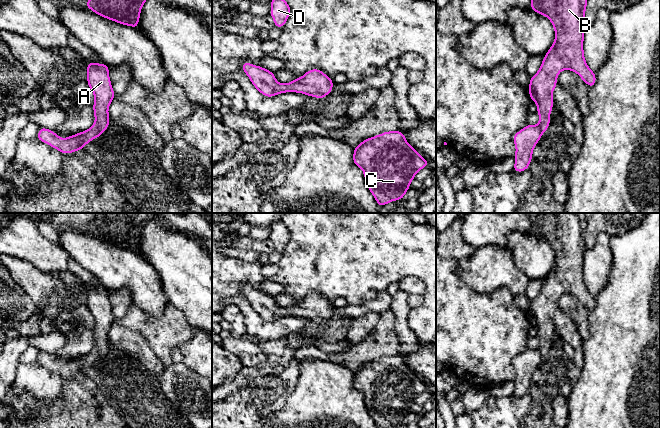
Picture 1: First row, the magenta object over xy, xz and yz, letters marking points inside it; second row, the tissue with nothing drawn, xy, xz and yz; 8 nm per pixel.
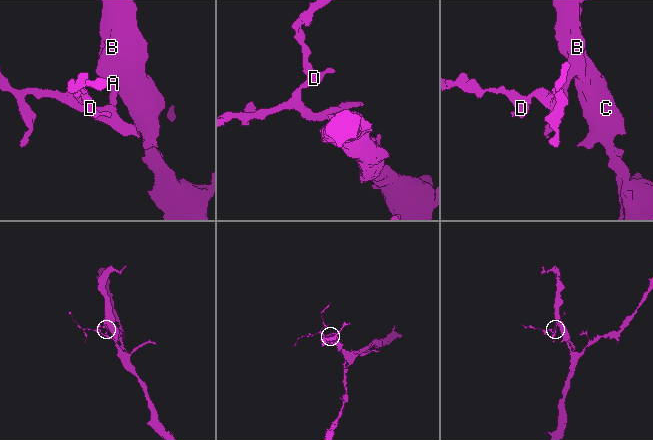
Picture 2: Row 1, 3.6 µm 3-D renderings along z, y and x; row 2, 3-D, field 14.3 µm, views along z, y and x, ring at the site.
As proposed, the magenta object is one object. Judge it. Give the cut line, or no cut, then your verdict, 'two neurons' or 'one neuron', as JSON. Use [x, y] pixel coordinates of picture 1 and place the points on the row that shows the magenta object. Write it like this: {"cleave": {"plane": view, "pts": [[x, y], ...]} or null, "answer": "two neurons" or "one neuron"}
{"cleave": null, "answer": "one neuron"}

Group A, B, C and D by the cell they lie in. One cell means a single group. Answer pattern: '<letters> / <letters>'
A B C D

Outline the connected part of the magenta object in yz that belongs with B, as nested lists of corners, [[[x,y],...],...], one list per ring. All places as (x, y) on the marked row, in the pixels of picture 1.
[[[531,0],[530,8],[551,21],[555,41],[544,56],[538,72],[530,79],[528,91],[531,100],[537,103],[540,120],[536,126],[527,124],[514,134],[514,172],[528,169],[532,152],[549,127],[552,93],[557,85],[558,74],[568,69],[576,72],[591,88],[596,83],[595,73],[588,67],[583,50],[587,3],[588,0]]]

